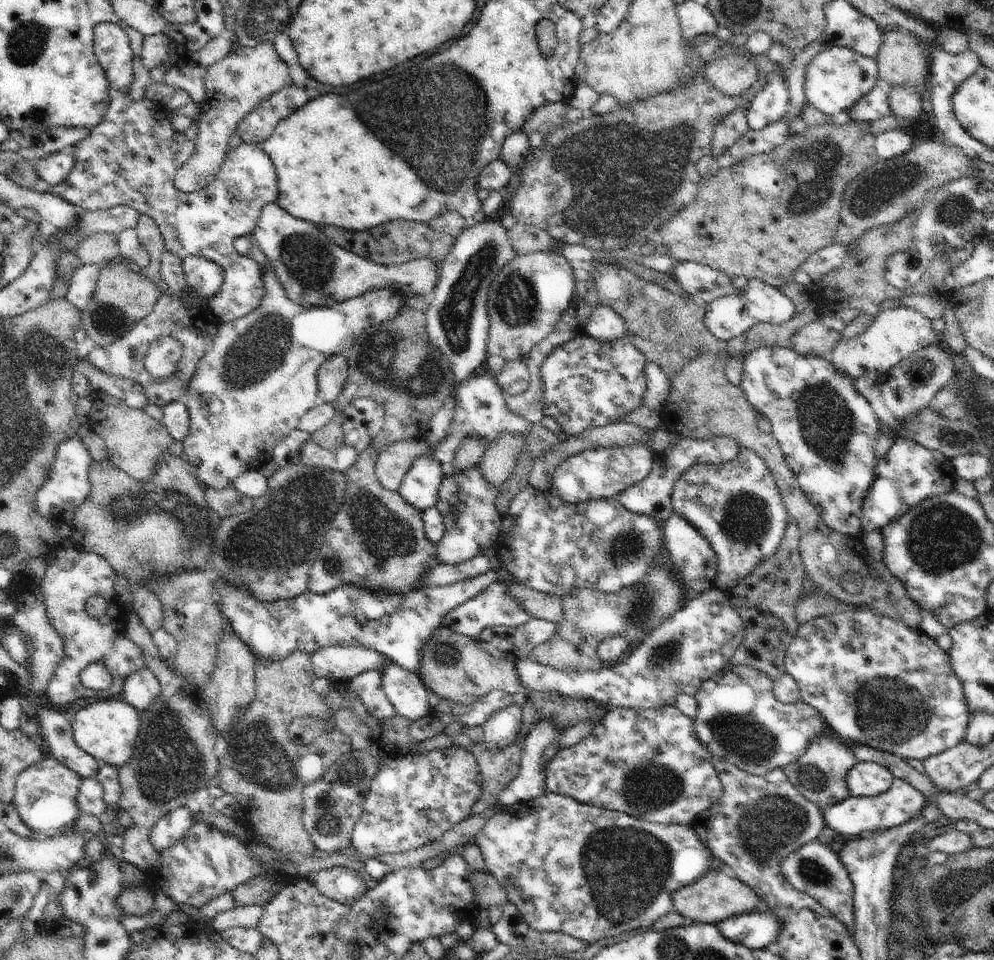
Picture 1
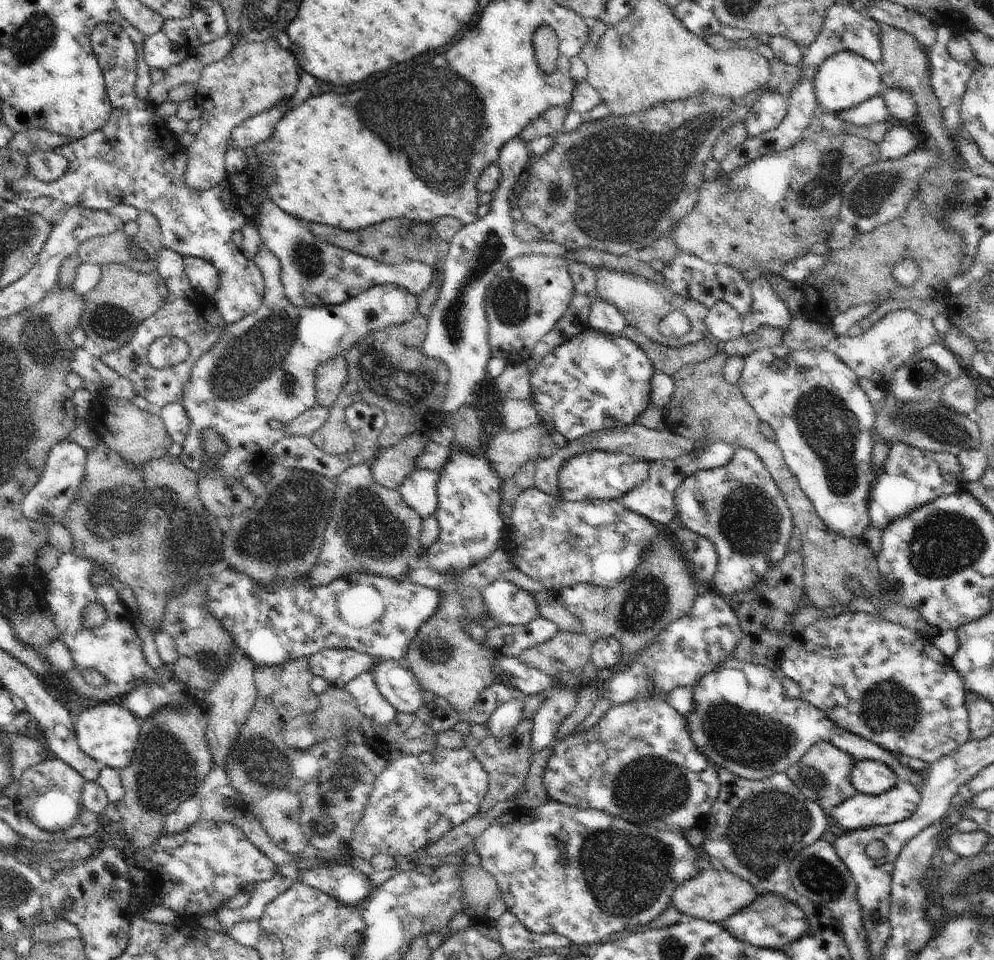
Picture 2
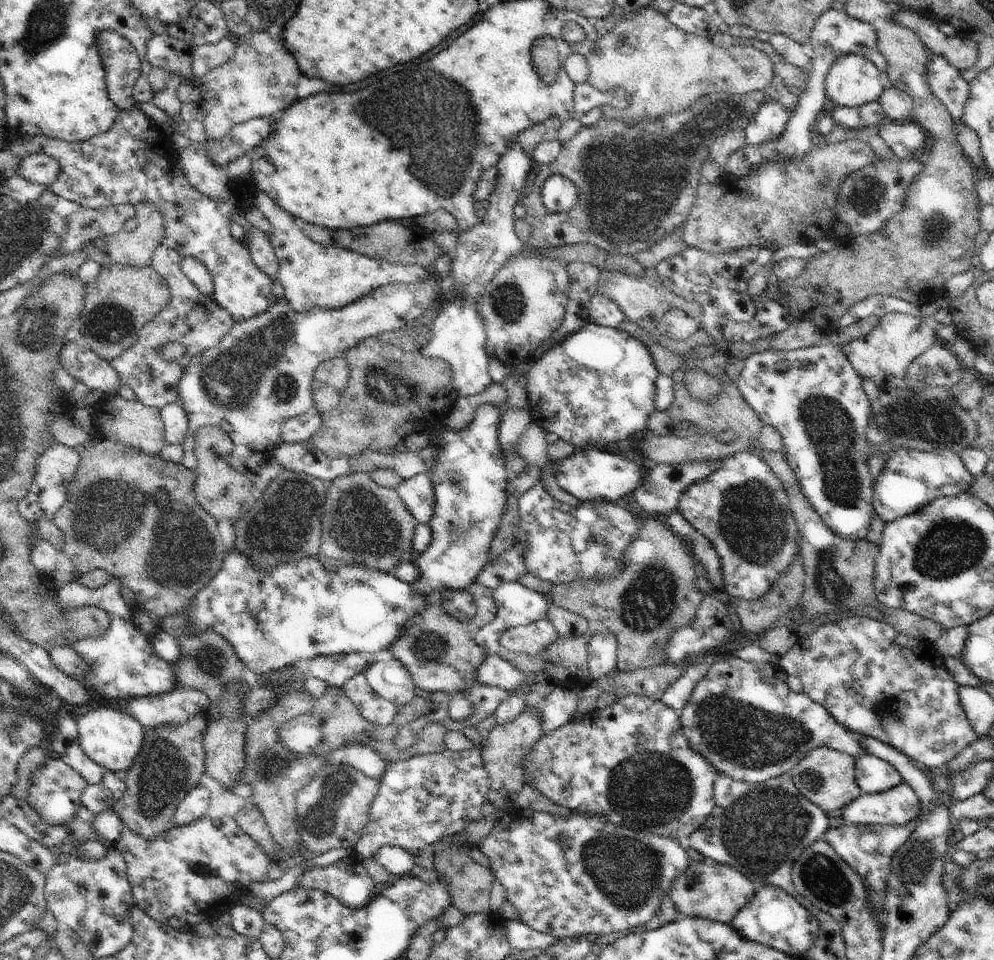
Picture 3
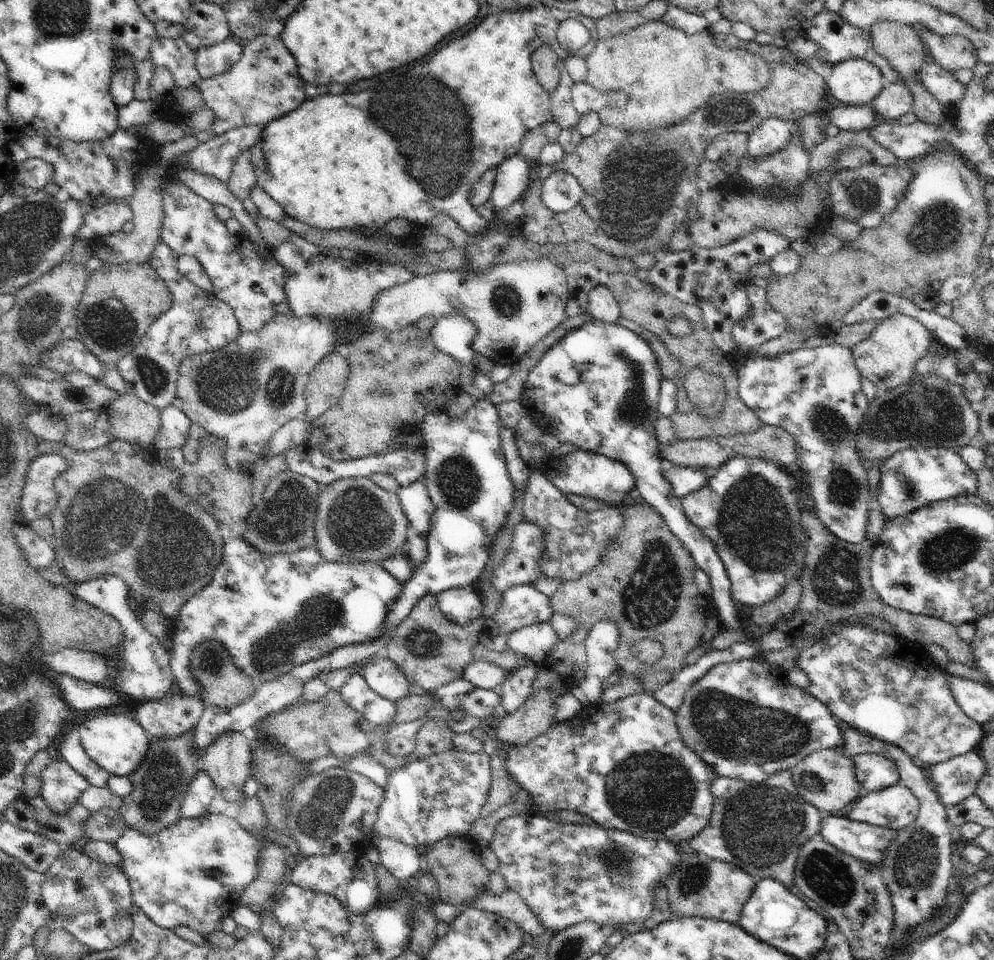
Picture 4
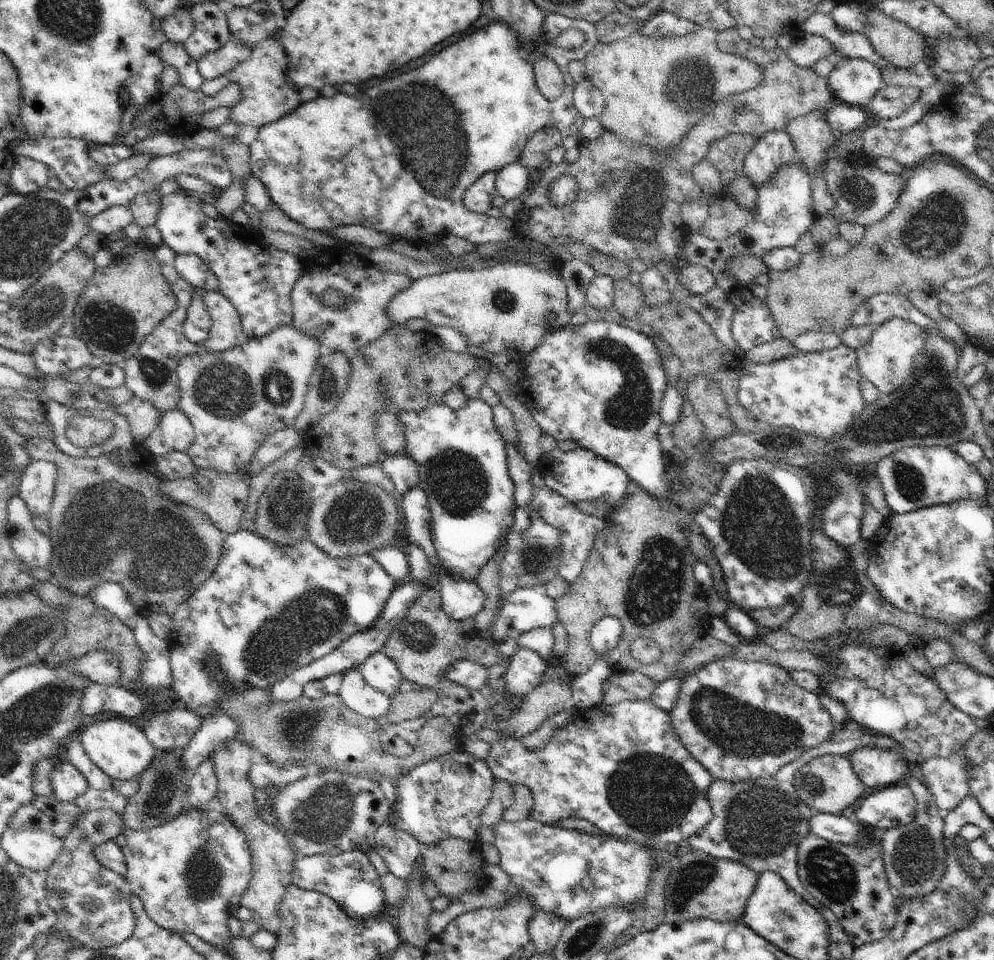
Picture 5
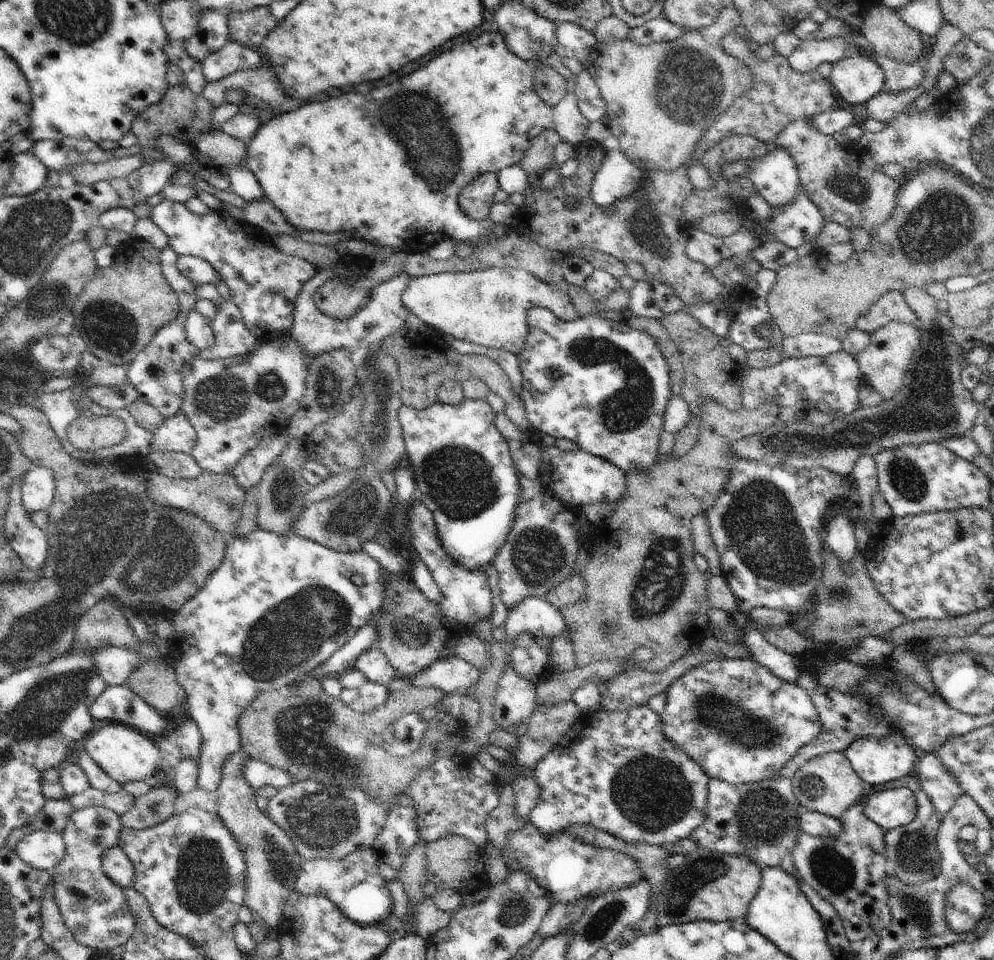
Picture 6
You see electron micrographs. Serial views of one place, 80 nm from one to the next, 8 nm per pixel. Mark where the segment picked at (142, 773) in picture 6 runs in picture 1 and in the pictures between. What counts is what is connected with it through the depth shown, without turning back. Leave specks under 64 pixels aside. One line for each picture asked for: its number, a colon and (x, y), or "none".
1: (108, 730)
2: (108, 733)
3: (112, 739)
4: (117, 743)
5: (120, 748)

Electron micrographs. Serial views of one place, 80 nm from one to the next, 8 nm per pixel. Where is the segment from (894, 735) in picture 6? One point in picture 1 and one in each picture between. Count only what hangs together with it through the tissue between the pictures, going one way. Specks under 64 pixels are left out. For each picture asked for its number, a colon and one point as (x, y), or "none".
1: (867, 778)
2: (872, 777)
3: (873, 775)
4: (874, 771)
5: (877, 768)

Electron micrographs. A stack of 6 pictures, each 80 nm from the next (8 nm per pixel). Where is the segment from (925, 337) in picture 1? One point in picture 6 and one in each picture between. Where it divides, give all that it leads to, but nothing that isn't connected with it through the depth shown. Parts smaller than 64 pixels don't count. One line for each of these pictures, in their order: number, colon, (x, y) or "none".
2: (876, 354)
3: (884, 355)
4: (887, 358)
5: (885, 360)
6: (883, 363)

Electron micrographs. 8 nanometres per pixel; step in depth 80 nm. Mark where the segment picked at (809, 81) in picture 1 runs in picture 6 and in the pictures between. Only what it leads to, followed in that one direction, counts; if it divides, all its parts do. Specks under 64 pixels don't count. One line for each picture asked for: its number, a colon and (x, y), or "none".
2: (845, 80)
3: (852, 81)
4: (855, 81)
5: (853, 81)
6: (856, 79)

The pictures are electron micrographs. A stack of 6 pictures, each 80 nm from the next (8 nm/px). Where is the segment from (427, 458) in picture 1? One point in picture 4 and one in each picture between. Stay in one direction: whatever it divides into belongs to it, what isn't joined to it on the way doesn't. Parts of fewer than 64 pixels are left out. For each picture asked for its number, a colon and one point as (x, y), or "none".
2: (419, 491)
3: (417, 493)
4: (418, 506)

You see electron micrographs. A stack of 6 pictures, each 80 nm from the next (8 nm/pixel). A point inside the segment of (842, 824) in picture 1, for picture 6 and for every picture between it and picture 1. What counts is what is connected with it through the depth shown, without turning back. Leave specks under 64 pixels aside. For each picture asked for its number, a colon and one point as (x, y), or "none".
2: (897, 804)
3: (897, 806)
4: (895, 807)
5: (890, 807)
6: (891, 807)

